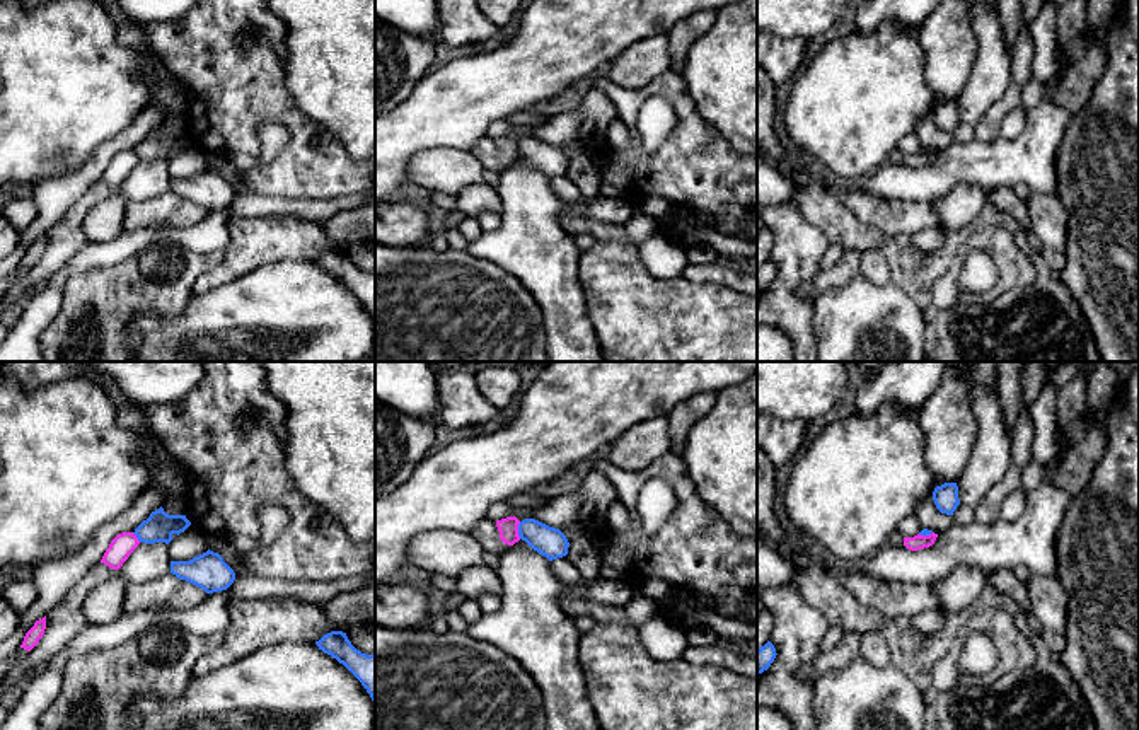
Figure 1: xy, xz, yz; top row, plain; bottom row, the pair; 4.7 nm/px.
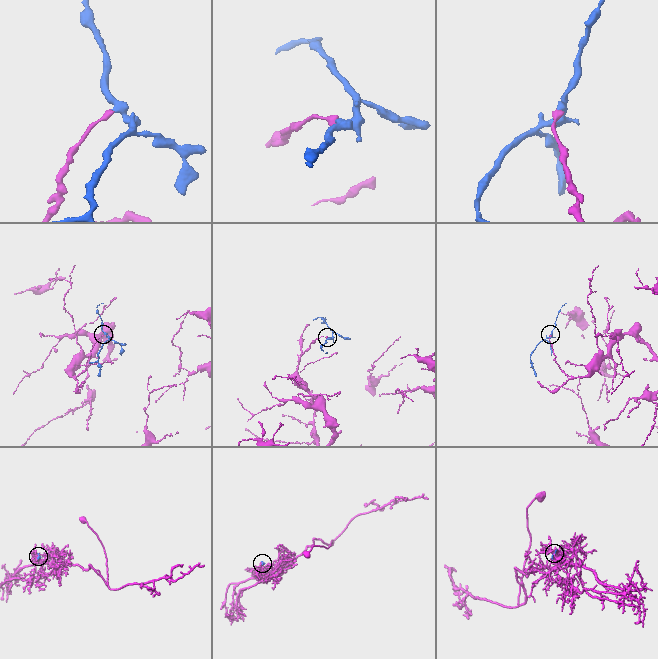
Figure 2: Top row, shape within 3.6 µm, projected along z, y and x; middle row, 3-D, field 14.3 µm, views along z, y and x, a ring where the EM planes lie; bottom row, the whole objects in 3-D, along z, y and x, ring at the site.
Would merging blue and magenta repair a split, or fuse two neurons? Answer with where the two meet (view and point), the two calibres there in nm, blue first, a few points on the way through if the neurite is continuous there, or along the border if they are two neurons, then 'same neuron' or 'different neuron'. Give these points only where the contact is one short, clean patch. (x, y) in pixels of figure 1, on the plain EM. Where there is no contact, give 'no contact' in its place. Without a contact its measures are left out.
xz (519, 149) | 140/100 nm | along xz (520, 140), (519, 156) | different neuron

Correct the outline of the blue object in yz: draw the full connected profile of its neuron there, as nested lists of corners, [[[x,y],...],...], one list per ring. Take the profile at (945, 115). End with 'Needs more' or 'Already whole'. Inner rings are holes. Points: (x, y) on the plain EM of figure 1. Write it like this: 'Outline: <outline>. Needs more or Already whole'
Outline: [[[945,101],[936,104],[933,109],[933,118],[941,131],[953,133],[960,123],[957,101]]]. Already whole

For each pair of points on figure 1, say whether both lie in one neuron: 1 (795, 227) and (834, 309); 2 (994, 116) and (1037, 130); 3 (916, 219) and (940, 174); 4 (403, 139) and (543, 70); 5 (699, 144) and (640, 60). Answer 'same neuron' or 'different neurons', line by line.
1: different neurons
2: different neurons
3: different neurons
4: same neuron
5: different neurons

